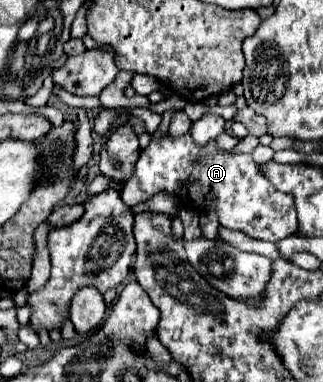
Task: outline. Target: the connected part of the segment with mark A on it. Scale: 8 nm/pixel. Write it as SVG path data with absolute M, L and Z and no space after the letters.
M166 136L152 140L150 146L140 154L136 164L136 176L126 182L122 200L128 206L146 202L156 192L166 190L180 198L180 202L192 202L198 210L214 208L222 226L240 230L252 238L280 242L298 232L296 208L292 194L276 190L256 168L250 154L216 152L216 142L208 146L194 144L192 136L182 138Z

